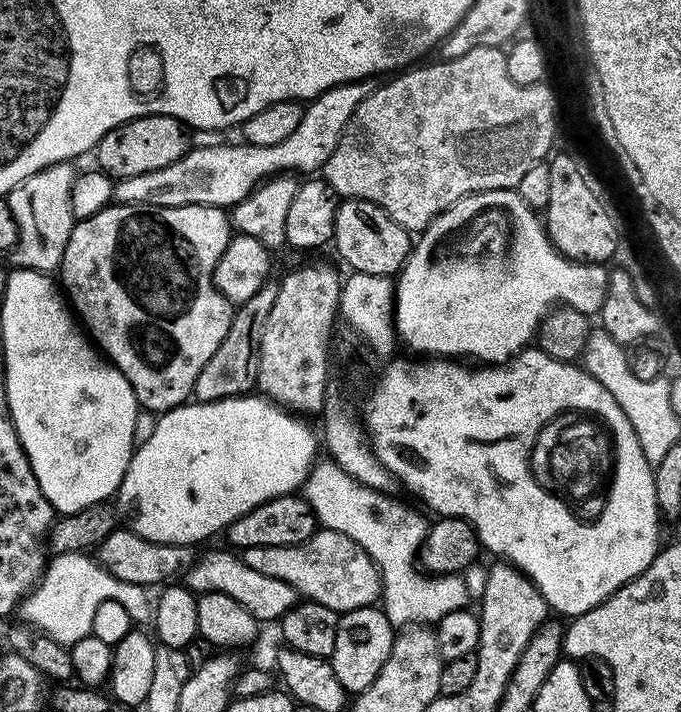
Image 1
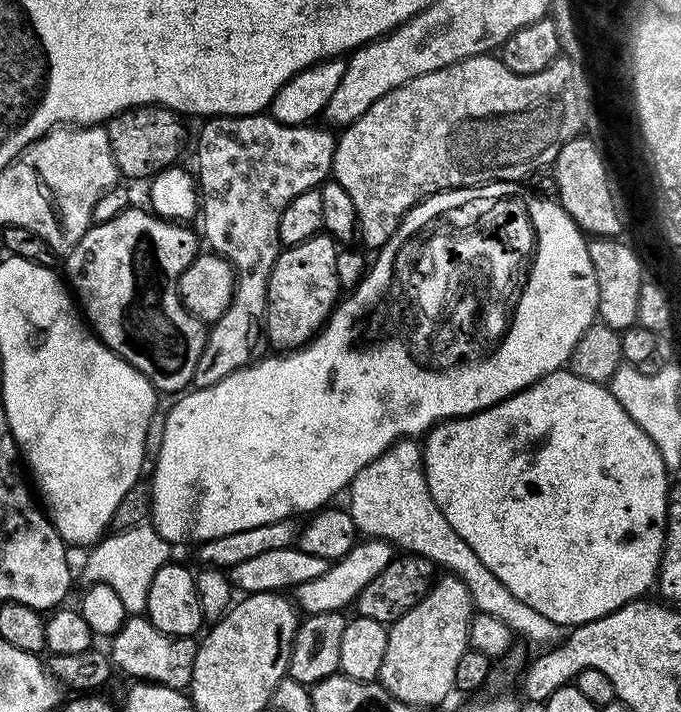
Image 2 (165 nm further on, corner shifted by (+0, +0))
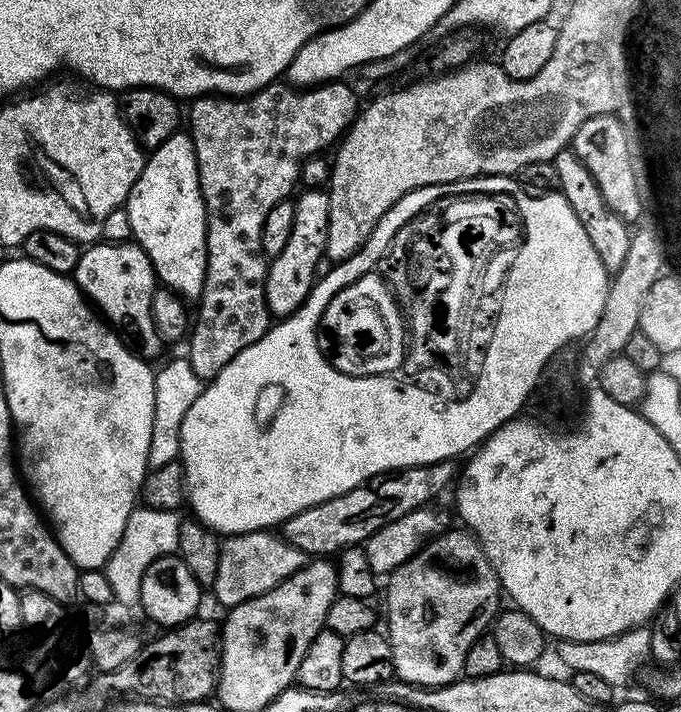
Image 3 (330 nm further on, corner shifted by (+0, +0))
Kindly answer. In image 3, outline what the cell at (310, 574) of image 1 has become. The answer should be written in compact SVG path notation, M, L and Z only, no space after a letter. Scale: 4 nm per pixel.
M272 530L262 532L243 532L227 537L220 545L218 558L218 578L210 586L216 591L216 600L225 609L238 606L255 596L274 590L274 586L290 578L299 568L303 568L306 557L302 550L290 546L283 535Z

